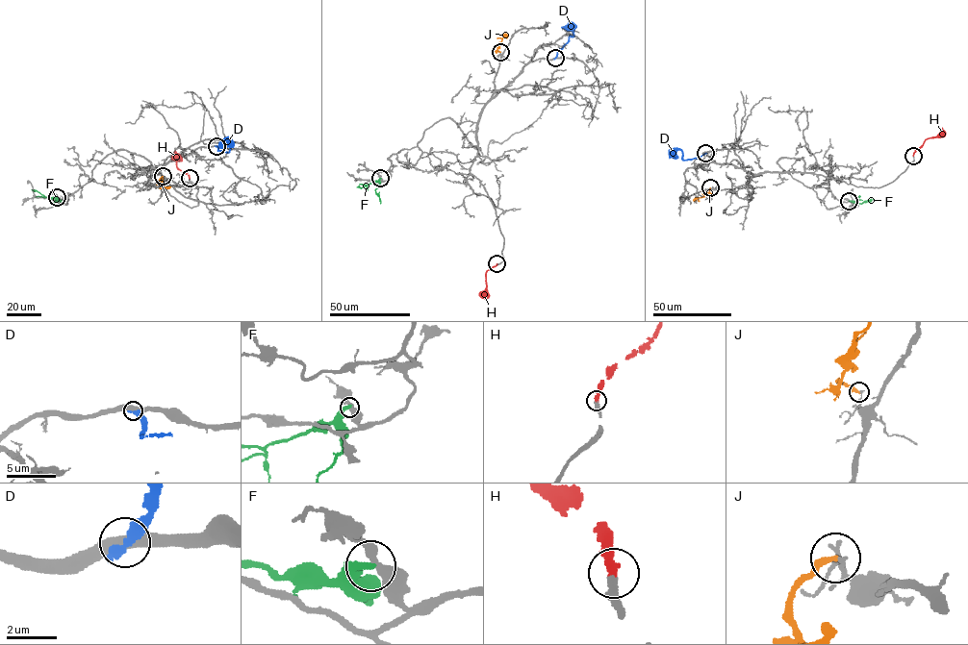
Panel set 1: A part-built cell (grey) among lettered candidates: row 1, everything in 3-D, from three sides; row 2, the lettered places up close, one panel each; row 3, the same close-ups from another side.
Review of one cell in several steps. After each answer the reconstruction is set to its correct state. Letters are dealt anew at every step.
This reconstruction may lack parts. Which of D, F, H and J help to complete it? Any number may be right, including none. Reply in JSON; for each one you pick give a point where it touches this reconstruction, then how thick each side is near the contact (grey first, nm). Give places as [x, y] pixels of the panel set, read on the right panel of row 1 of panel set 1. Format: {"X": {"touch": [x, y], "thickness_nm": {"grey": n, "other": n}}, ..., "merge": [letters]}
{"H": {"touch": [913, 156], "thickness_nm": {"grey": 320, "other": 320}}, "merge": ["H"]}

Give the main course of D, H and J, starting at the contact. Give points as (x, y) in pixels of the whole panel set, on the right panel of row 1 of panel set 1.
D: (705, 153), (698, 159), (684, 160), (682, 151), (676, 149), (673, 153), (675, 158)
H: (913, 156), (926, 139), (934, 137), (942, 127)
J: (710, 187), (709, 192), (697, 198)

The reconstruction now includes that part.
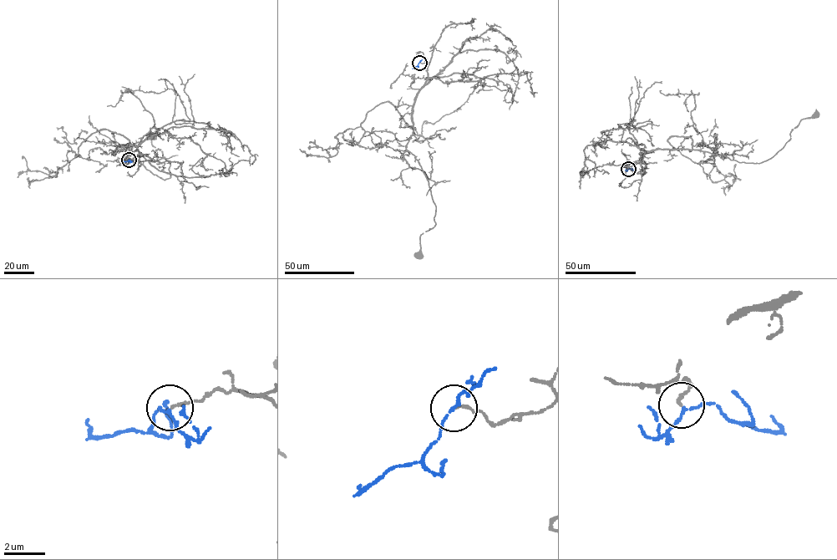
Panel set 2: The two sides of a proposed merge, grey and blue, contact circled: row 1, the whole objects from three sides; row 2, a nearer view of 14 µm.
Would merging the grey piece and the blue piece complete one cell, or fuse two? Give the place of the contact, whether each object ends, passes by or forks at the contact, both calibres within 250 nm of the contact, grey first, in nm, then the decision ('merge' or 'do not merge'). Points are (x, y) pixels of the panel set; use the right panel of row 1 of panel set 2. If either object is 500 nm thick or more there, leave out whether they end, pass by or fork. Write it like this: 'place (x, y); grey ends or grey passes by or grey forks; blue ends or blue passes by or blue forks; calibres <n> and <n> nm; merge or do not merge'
place (628, 169); grey ends; blue passes by; calibres 120 and 100 nm; do not merge

